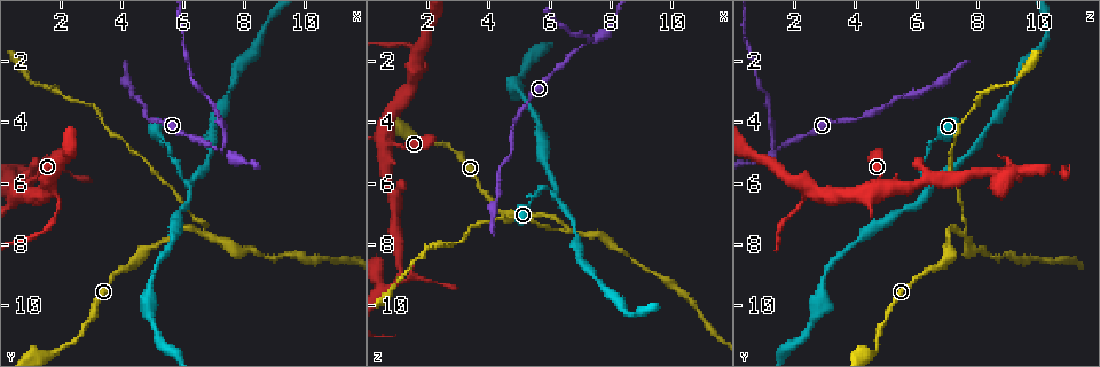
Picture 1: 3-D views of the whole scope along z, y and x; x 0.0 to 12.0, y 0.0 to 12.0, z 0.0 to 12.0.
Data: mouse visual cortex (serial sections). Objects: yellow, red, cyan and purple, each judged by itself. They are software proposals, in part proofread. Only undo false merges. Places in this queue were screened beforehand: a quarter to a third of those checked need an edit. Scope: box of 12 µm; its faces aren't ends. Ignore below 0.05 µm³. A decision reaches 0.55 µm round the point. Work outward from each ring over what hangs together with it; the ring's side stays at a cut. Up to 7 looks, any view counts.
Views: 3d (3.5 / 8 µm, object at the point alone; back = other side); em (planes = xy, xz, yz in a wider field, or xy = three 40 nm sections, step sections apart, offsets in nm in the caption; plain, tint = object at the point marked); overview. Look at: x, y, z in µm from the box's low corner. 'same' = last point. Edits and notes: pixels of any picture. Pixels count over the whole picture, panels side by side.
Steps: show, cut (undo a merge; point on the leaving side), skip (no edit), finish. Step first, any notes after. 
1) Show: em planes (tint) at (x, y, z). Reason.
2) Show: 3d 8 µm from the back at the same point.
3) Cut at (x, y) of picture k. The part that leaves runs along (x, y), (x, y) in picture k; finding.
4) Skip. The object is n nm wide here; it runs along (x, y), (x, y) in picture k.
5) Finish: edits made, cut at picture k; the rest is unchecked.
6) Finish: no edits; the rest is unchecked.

Show: 3d 8 µm from the back at (6.5, 7.6, 7.4). Three arms meet.

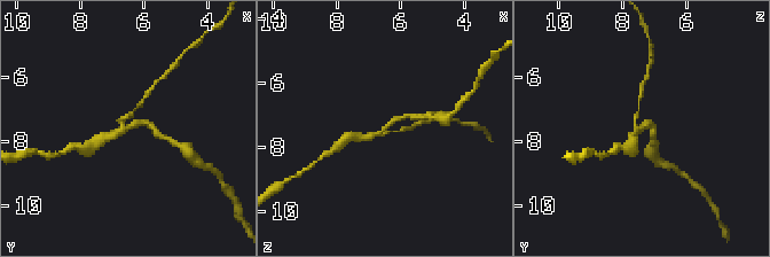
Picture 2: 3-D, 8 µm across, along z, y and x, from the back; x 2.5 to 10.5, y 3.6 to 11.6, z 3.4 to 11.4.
Show: em xy step 2 (tint) at (6.6, 7.7, 7.5). 3 arms meet here; the arms are 100, 150, 200 nm wide; now the EM.

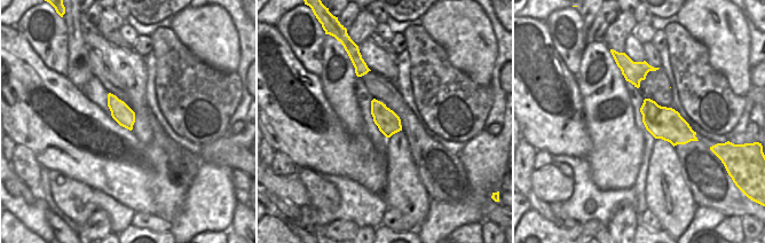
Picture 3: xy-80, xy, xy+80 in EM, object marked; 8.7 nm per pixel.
Cut at (140, 104) of picture 2. The part that leaves runs along (123, 122), (139, 106), (152, 85) in picture 2; a second cell is stuck on.

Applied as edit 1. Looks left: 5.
Show: overview. See it whole again.

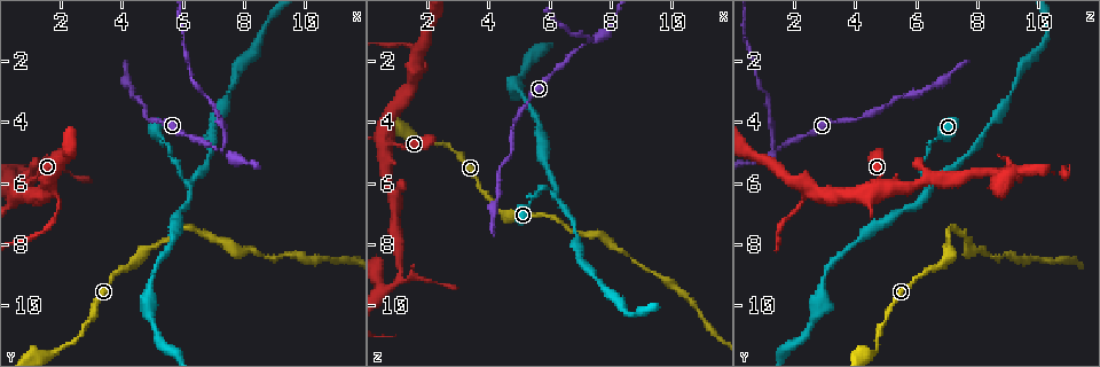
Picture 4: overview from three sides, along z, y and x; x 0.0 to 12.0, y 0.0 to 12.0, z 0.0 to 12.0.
Show: 3d 8 µm at (6.2, 6.1, 6.4). Abrupt turn.

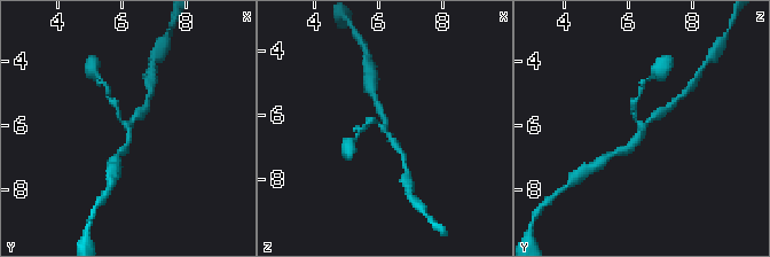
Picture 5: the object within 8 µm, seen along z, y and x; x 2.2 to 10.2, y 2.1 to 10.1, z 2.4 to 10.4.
Show: 3d 3.5 µm from the back at (6.2, 6.1, 6.4). Zoom in.

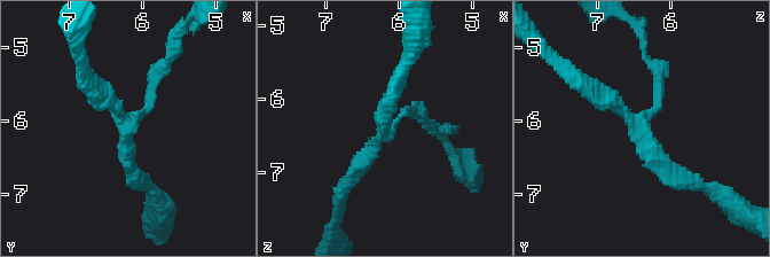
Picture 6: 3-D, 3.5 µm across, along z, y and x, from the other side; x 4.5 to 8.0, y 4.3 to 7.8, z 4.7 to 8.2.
Skip. It runs along (654, 65), (658, 108), (639, 133), (684, 179) in picture 6; all the same cell.

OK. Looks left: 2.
Show: 3d 8 µm at (7.2, 4.9, 1.4). Thin neck.

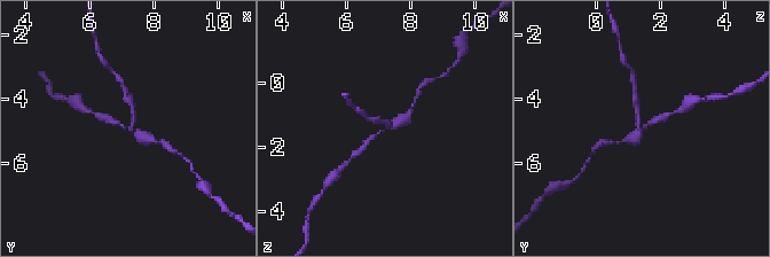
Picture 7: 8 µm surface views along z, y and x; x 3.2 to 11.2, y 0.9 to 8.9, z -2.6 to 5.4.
Show: em xy step 2 (tint) at (7.3, 4.9, 1.3). 3 arms meet here; the arms are 150, 150, 350 nm wide; shape alone is not enough.

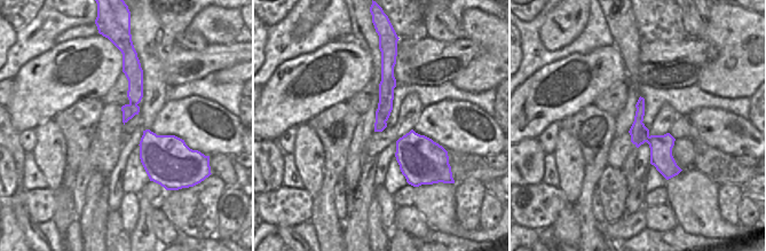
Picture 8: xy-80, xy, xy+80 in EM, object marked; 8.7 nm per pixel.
Cut at (636, 102) of picture 7. The part that leaves runs along (638, 123), (637, 94), (633, 79) in picture 7; two cells meet here.

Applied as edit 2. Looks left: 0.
Finish: edits made, cut at picture 2, cut at picture 7; the rest is unchecked.

